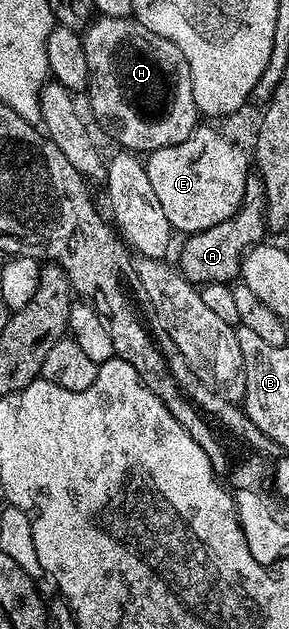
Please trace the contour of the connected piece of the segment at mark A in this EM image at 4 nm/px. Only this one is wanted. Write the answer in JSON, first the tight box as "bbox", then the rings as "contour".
{"bbox":[177,175,267,287],"contour":[[[250,175],[244,183],[242,205],[232,216],[224,219],[224,223],[216,223],[216,227],[208,227],[199,233],[191,233],[183,240],[186,242],[178,253],[177,268],[192,285],[197,287],[212,283],[233,282],[239,276],[242,256],[254,246],[263,244],[265,237],[262,236],[267,236],[267,233],[264,183],[261,177]]]}

